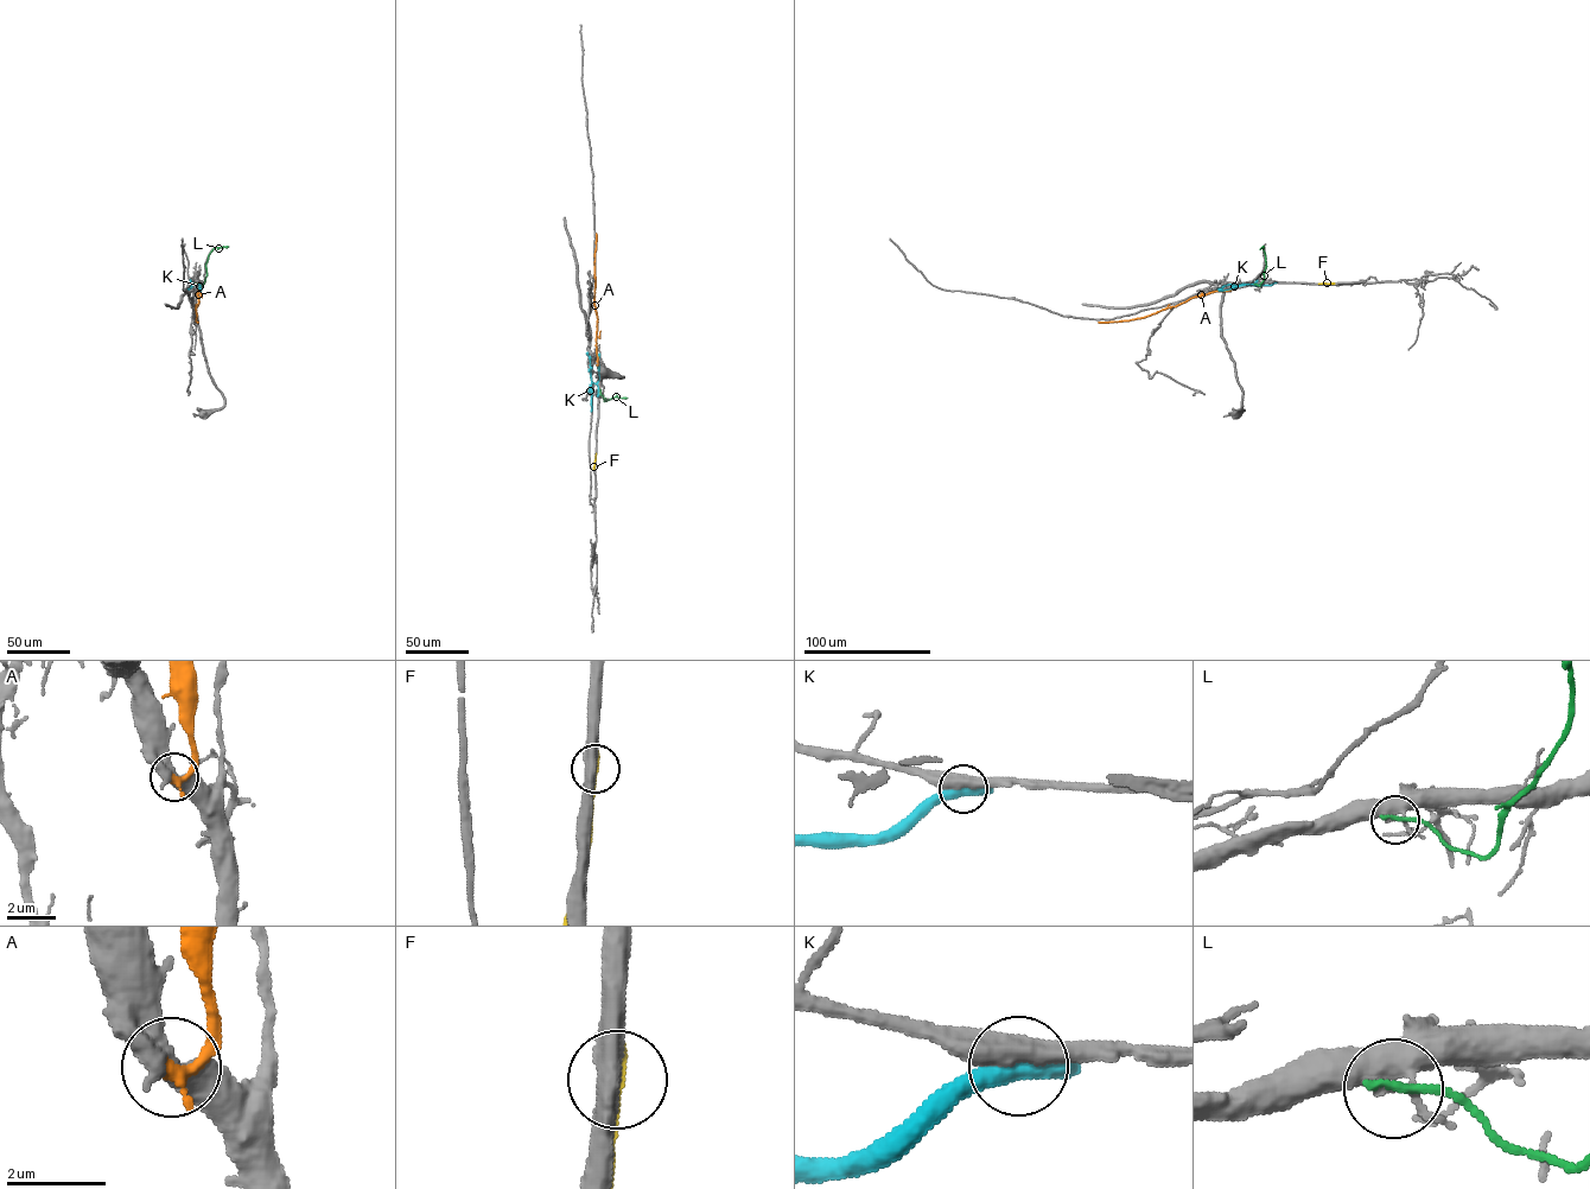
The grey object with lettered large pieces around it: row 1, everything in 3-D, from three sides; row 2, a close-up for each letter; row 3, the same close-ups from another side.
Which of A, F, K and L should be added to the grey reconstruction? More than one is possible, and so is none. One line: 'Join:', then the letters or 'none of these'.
Join: A

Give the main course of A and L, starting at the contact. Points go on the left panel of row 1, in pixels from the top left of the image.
A: (198, 291), (197, 322)
L: (202, 284), (209, 254), (216, 247), (228, 246)

